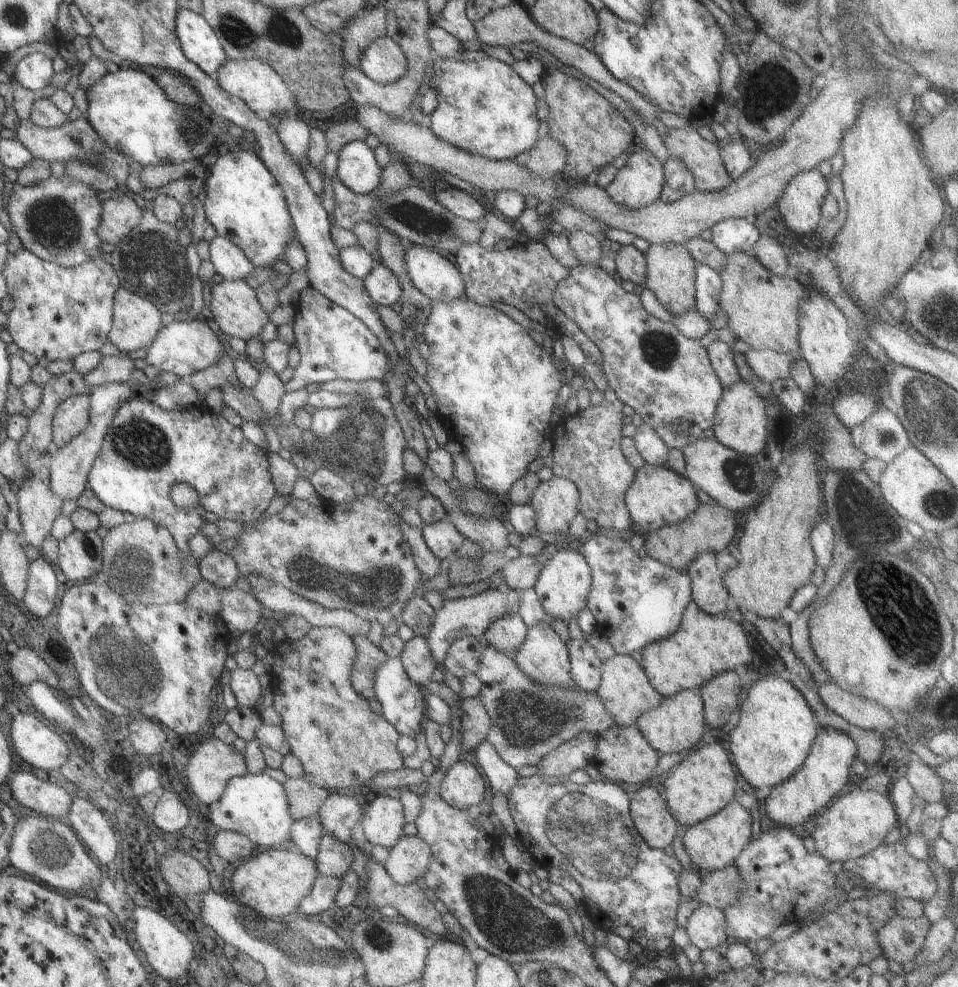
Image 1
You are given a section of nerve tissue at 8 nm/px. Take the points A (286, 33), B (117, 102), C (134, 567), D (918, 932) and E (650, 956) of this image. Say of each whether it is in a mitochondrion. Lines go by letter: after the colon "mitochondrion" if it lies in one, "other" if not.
A: mitochondrion
B: other
C: mitochondrion
D: other
E: other

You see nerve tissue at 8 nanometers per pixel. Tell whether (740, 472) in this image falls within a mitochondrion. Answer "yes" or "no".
yes

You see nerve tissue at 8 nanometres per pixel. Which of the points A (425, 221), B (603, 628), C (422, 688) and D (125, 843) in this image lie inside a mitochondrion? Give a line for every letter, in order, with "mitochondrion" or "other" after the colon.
A: mitochondrion
B: other
C: other
D: other

